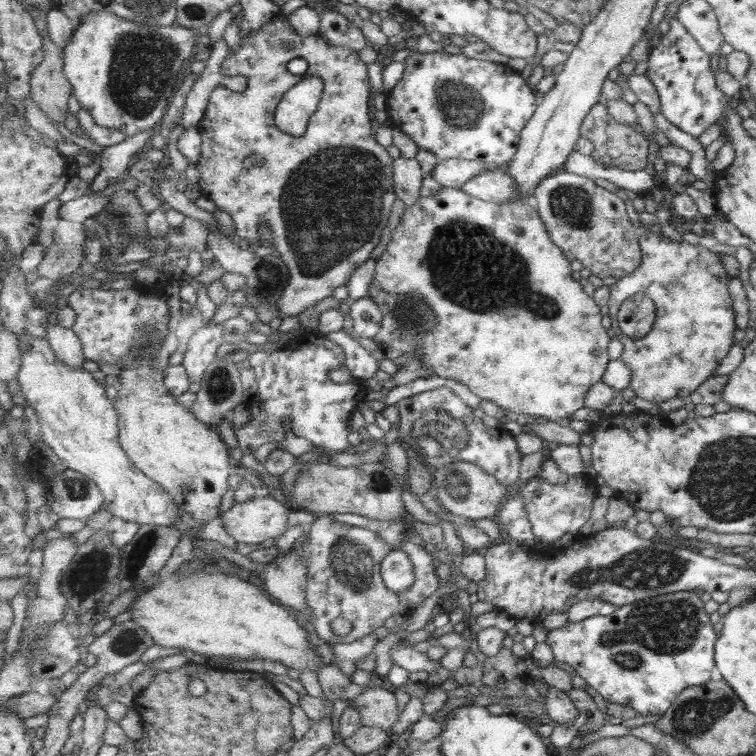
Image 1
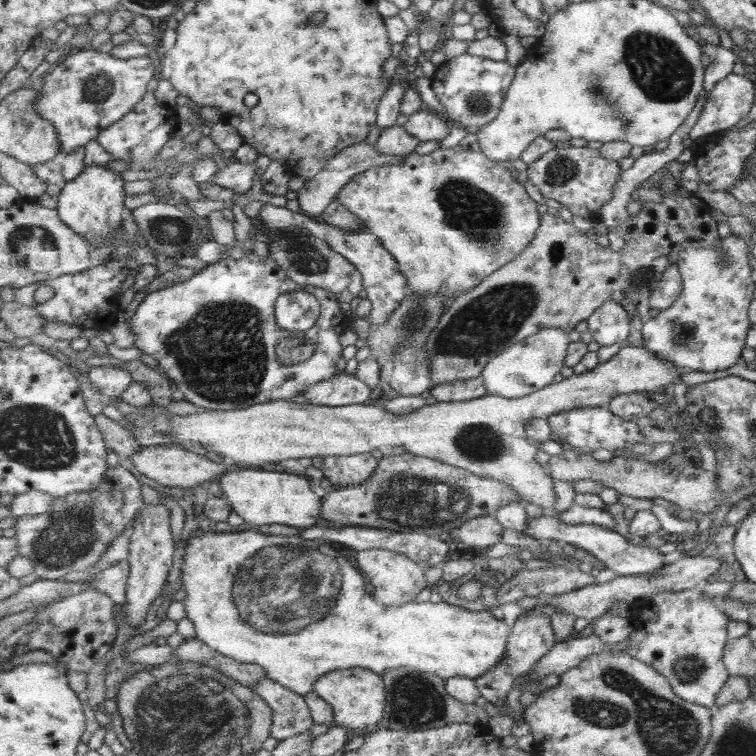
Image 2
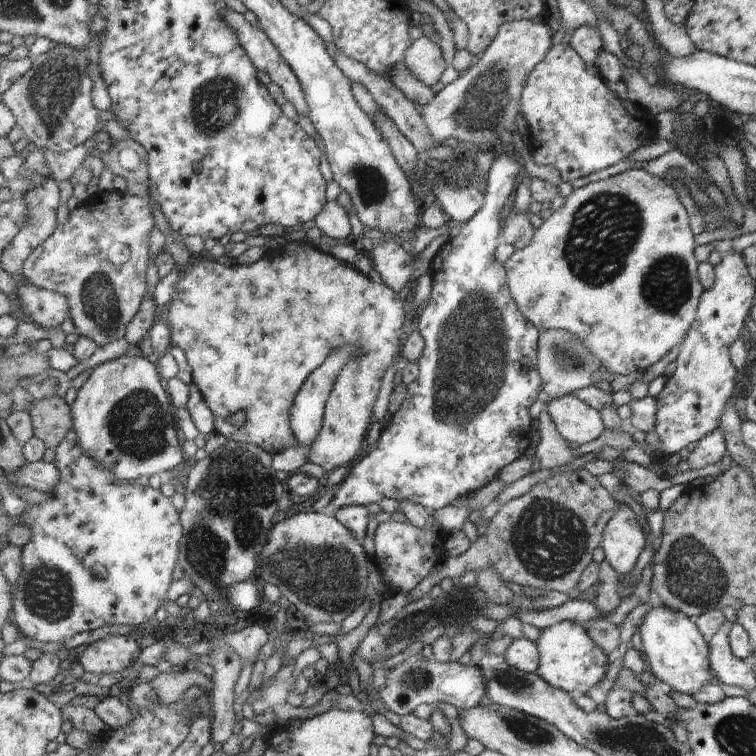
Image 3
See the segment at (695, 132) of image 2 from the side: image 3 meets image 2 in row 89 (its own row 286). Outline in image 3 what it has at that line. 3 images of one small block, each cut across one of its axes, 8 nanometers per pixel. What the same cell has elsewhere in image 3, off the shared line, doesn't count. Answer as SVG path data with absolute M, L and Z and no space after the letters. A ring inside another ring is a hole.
M721 252L721 260L713 267L713 286L700 295L696 318L688 334L679 343L675 370L666 377L657 396L657 426L655 432L660 450L653 453L675 454L720 426L725 404L738 396L740 378L729 360L727 348L737 339L754 304L754 283L747 274L741 253Z

